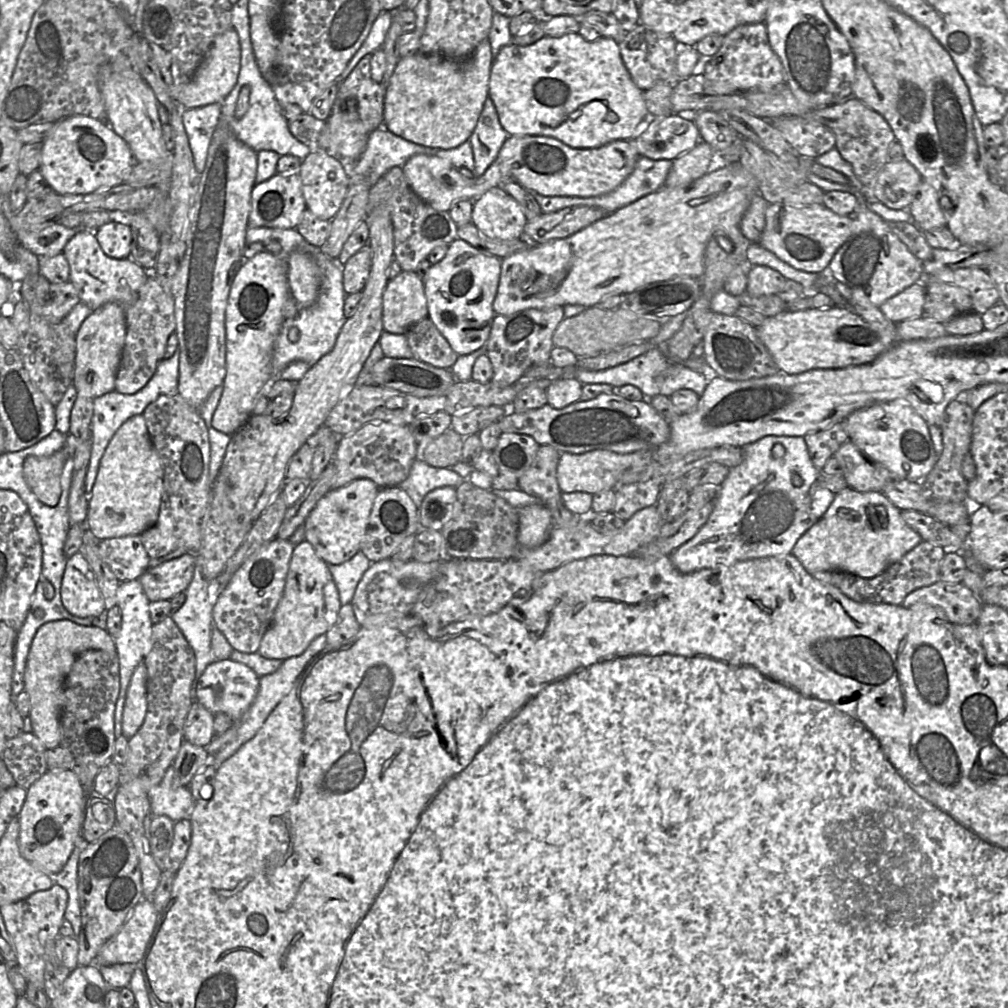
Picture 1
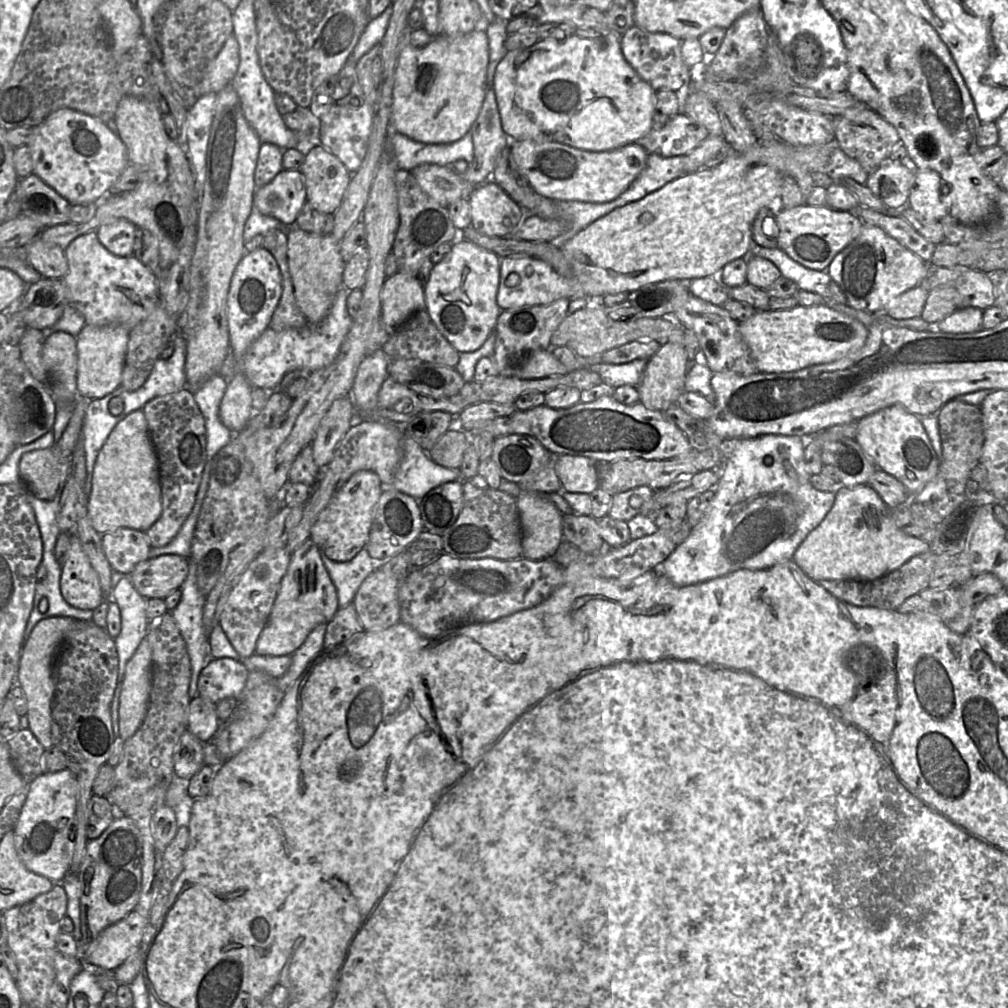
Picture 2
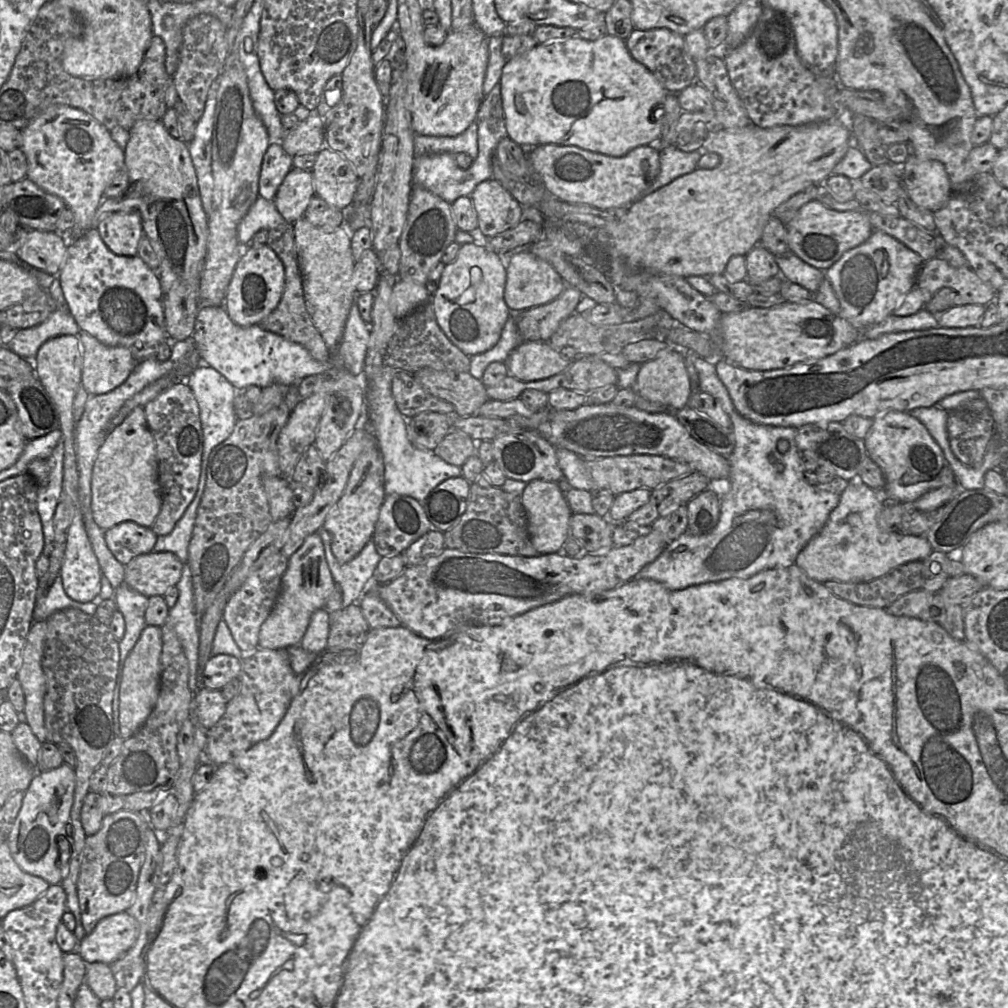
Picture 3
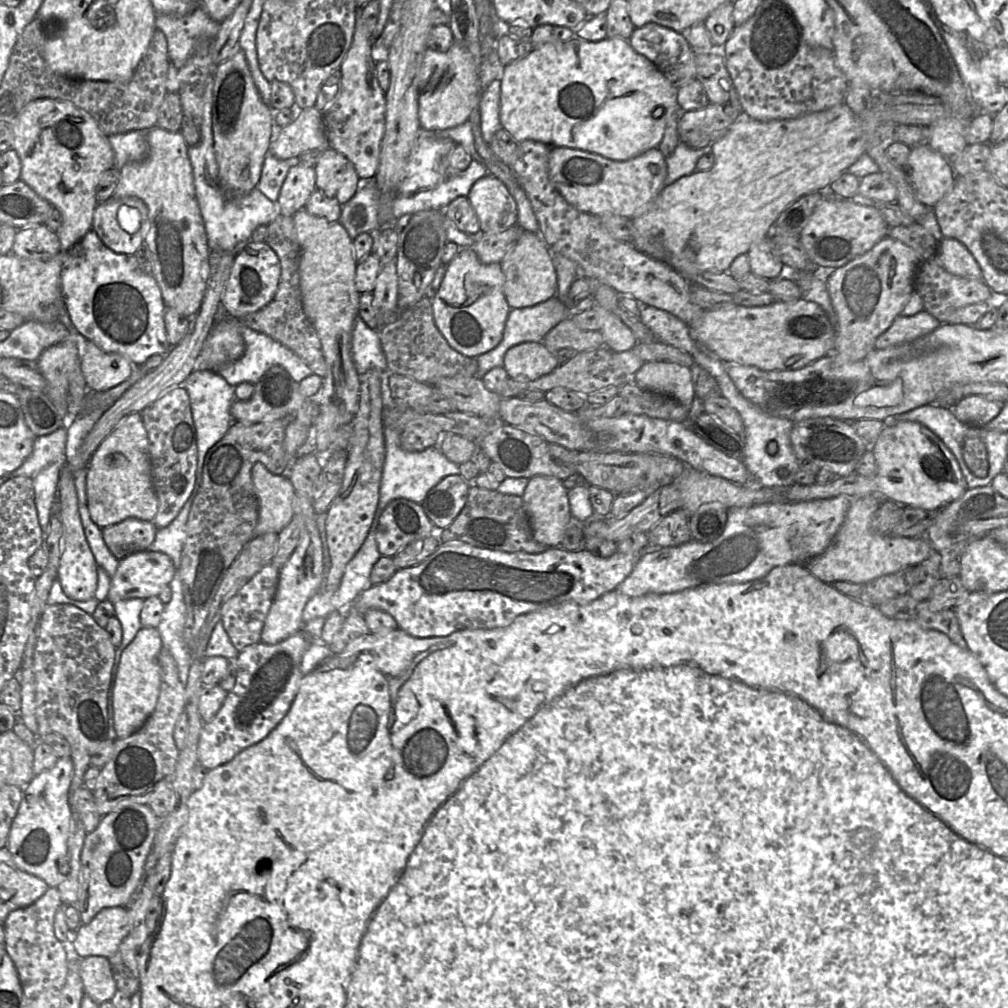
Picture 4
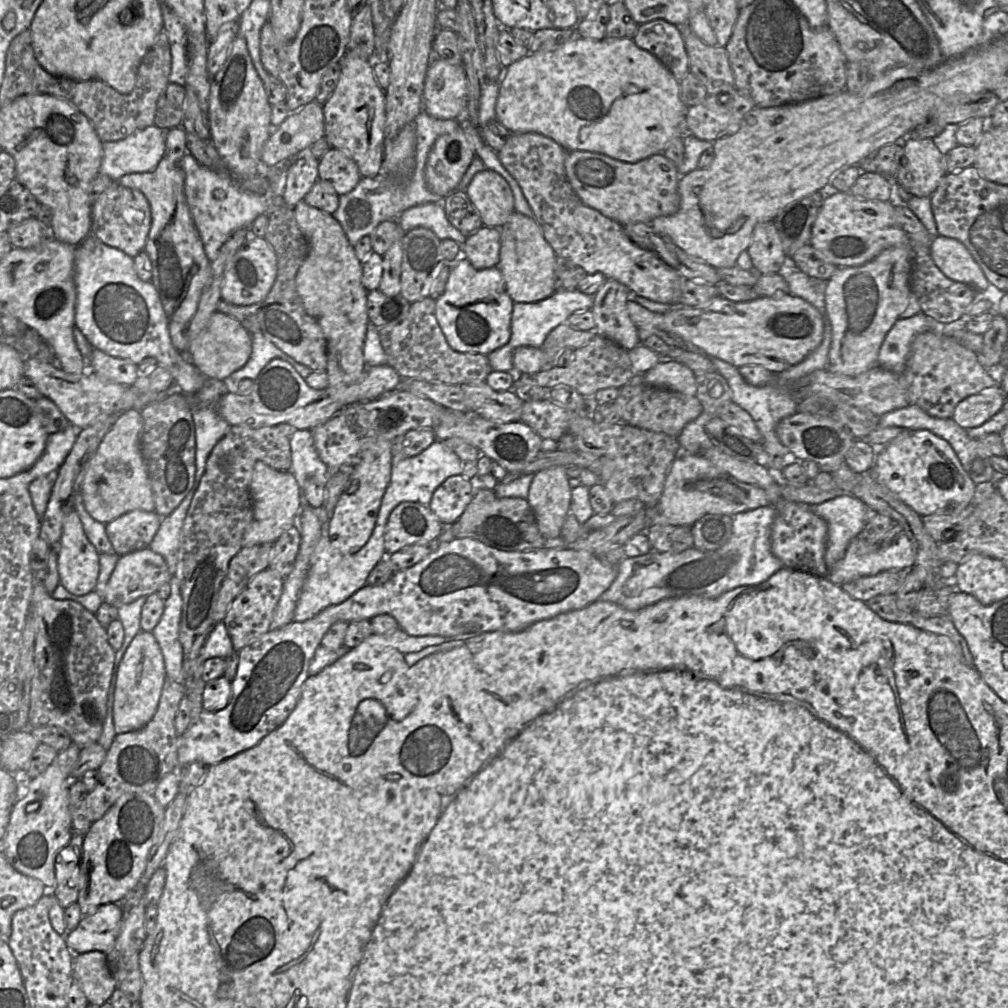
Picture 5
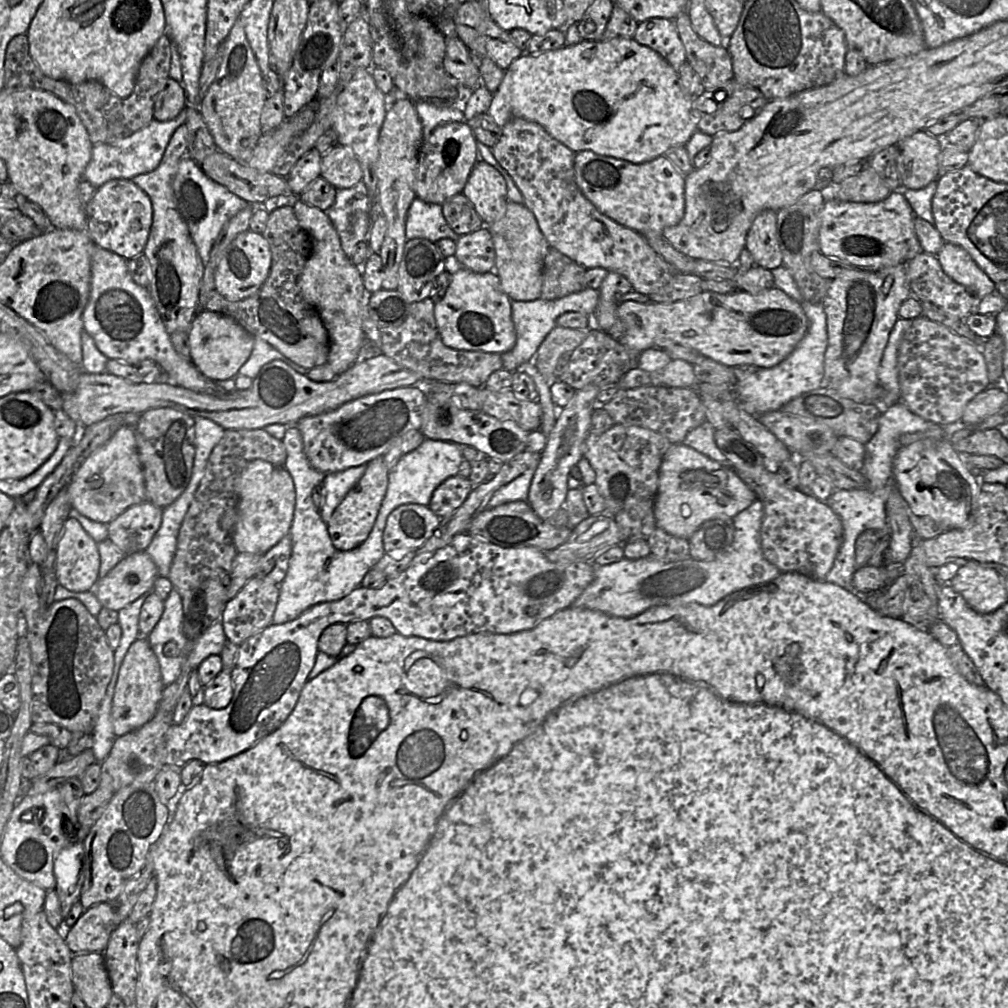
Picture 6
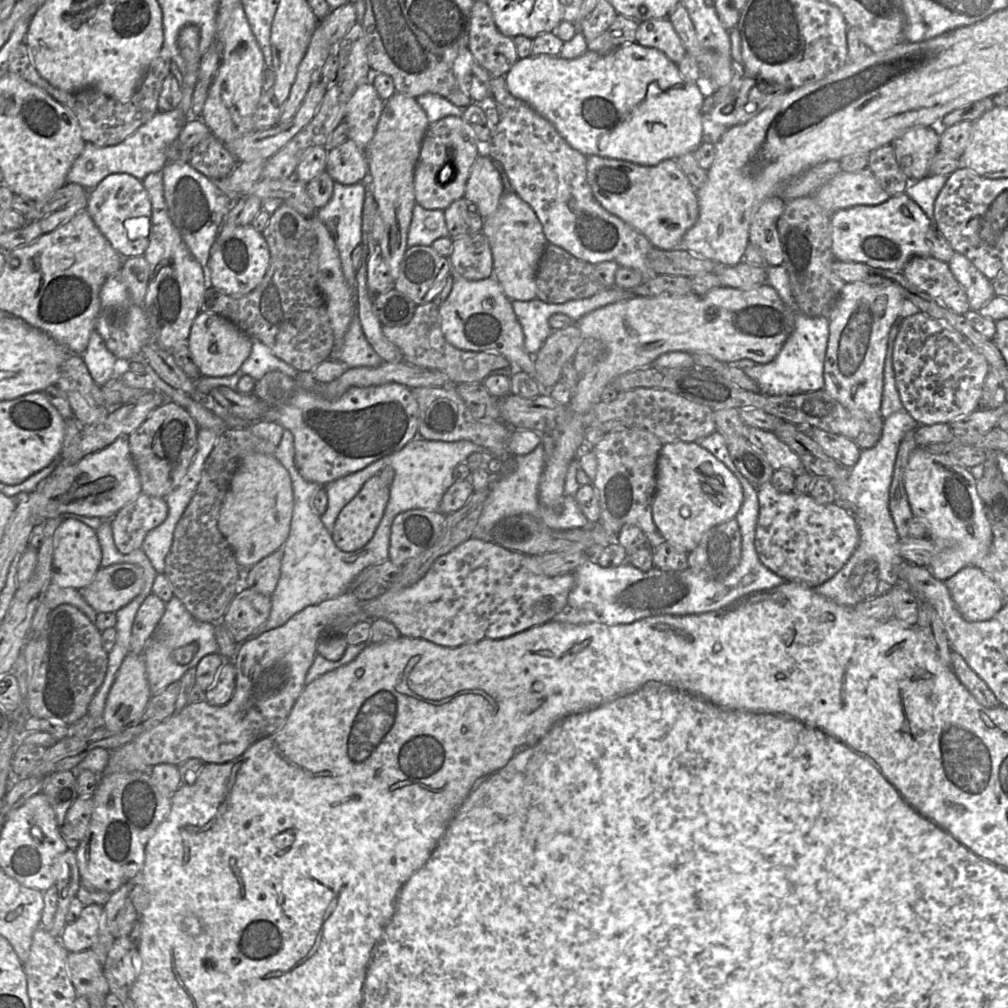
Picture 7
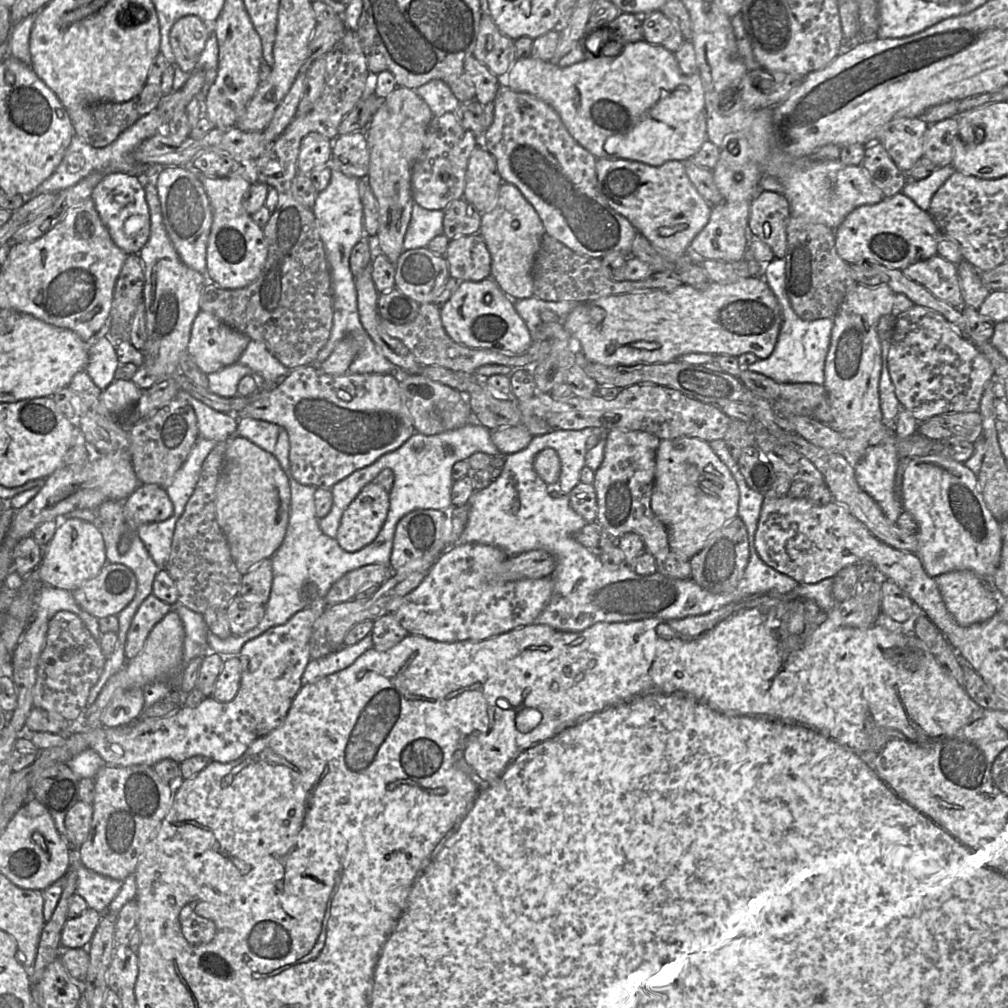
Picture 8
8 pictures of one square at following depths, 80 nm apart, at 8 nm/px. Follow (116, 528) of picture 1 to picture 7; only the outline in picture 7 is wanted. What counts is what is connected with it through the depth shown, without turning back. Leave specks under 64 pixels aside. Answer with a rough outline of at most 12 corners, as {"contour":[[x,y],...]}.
{"contour":[[128,436],[47,477],[36,523],[110,520],[142,493]]}

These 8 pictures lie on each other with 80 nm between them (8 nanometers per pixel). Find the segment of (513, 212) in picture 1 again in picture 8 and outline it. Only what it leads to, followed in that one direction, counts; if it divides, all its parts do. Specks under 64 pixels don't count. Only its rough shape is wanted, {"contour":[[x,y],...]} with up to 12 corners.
{"contour":[[479,144],[468,161],[464,199],[481,214],[501,183],[493,156]]}

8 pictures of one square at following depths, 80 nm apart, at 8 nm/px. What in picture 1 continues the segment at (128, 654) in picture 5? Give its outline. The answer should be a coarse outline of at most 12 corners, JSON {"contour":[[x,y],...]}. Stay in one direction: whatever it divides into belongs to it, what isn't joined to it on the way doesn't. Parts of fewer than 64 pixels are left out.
{"contour":[[135,668],[122,715],[132,738],[147,712],[147,668]]}

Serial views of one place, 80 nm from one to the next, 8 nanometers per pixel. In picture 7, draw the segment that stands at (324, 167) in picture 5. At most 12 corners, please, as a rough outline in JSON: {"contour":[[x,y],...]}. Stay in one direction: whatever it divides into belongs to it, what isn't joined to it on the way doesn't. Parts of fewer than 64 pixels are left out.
{"contour":[[348,139],[328,150],[325,171],[344,185],[368,174],[366,152]]}

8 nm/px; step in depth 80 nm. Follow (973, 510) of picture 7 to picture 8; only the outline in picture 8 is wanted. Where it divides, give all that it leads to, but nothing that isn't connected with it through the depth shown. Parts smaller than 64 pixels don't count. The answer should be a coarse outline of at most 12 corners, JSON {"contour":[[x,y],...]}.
{"contour":[[939,454],[904,468],[903,509],[936,578],[992,585],[1000,523],[977,475]]}

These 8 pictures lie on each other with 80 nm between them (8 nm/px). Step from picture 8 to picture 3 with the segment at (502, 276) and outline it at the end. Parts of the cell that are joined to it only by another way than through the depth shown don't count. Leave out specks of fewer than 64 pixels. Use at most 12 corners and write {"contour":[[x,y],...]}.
{"contour":[[527,248],[505,262],[511,313],[551,302],[568,286]]}

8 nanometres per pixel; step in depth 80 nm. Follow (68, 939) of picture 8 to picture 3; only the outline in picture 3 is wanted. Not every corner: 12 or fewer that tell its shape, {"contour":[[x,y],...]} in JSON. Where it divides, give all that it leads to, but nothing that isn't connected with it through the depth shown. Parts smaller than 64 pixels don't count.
{"contour":[[129,912],[100,920],[78,943],[85,963],[112,964],[136,942]]}

